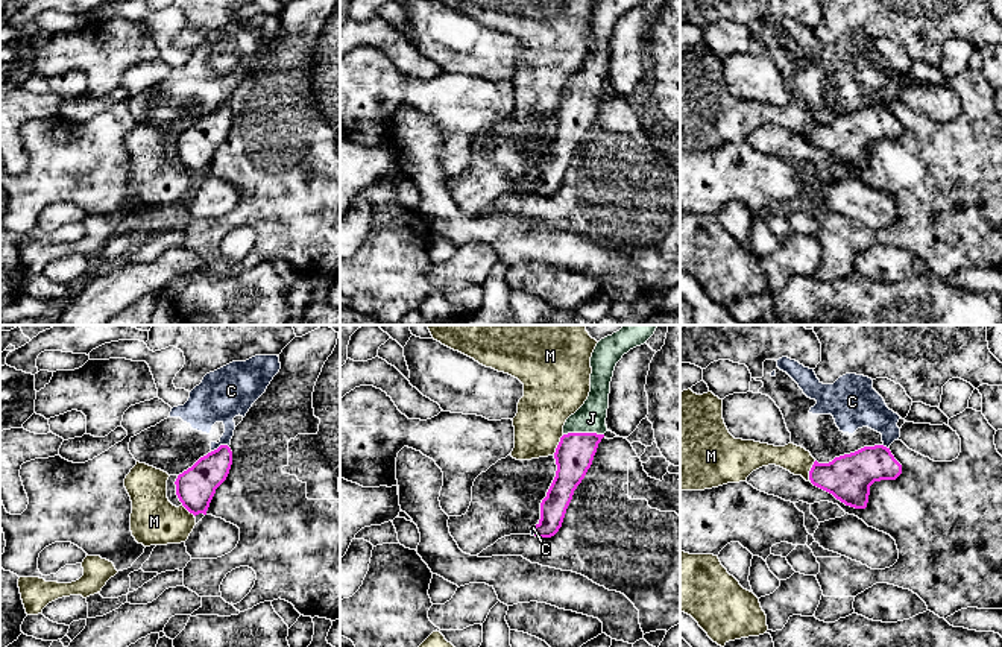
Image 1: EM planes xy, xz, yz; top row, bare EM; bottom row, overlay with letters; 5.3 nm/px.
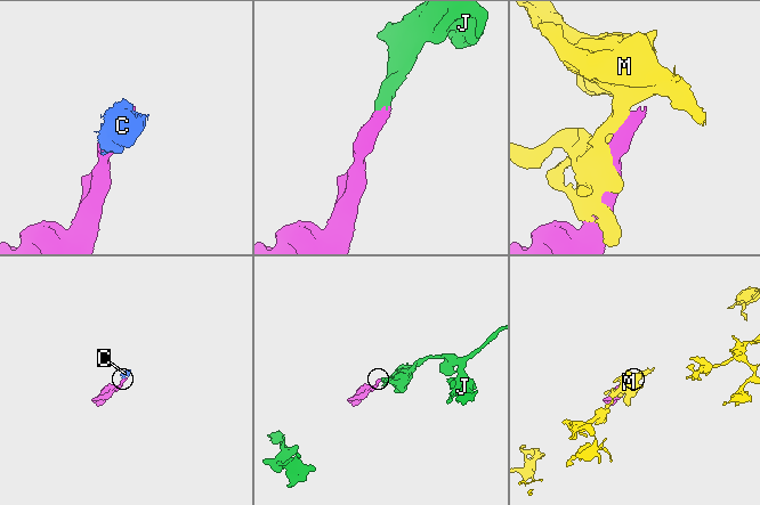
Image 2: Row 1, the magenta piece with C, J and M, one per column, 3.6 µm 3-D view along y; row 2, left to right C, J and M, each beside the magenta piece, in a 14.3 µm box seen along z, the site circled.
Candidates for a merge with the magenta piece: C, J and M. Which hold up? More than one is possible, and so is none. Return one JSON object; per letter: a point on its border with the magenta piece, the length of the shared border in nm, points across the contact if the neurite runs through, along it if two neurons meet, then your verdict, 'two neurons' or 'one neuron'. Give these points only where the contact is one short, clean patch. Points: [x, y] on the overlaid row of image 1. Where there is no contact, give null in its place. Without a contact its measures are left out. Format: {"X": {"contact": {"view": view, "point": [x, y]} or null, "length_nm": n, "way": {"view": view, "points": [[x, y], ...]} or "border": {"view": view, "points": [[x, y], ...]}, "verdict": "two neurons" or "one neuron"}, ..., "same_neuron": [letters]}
{"C": {"contact": {"view": "xy", "point": [220, 445]}, "length_nm": 100, "border": {"view": "xy", "points": [[228, 445], [219, 445], [211, 451]]}, "verdict": "two neurons"}, "J": {"contact": {"view": "xz", "point": [583, 433]}, "length_nm": 220, "way": {"view": "xz", "points": [[574, 454], [583, 433], [591, 418]]}, "verdict": "one neuron"}, "M": {"contact": {"view": "yz", "point": [809, 471]}, "length_nm": 120, "verdict": "two neurons"}, "same_neuron": ["J"]}

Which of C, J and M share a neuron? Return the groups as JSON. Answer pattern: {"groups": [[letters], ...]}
{"groups": [["C"], ["J"], ["M"]]}

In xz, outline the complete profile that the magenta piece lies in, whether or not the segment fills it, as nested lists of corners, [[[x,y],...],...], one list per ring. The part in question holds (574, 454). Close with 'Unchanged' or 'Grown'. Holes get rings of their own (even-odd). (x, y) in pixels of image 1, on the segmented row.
[[[624,325],[601,339],[591,357],[591,392],[584,404],[563,425],[556,448],[556,477],[540,503],[540,519],[534,525],[536,538],[551,538],[562,527],[574,491],[592,465],[598,443],[607,431],[610,381],[616,363],[630,349],[647,343],[657,325]]]. Grown

